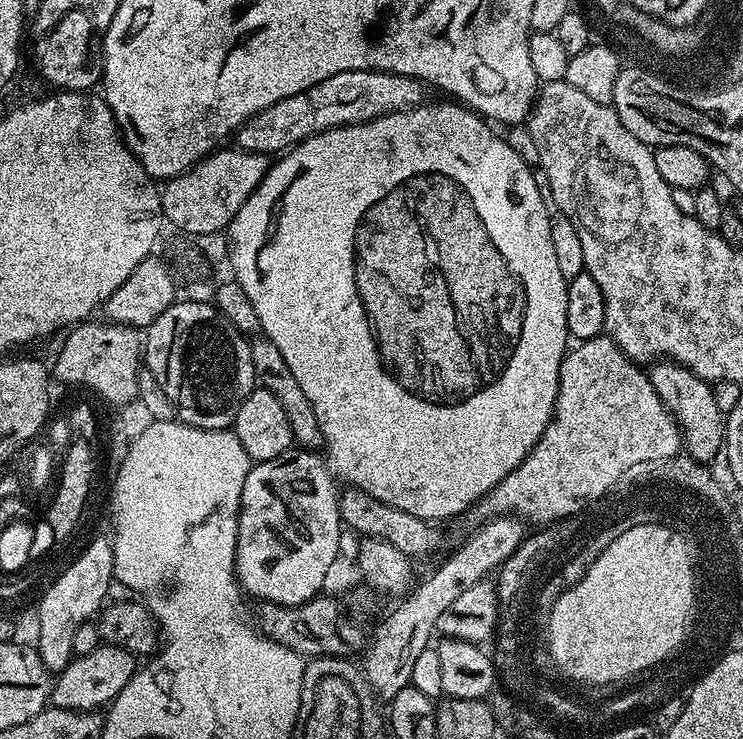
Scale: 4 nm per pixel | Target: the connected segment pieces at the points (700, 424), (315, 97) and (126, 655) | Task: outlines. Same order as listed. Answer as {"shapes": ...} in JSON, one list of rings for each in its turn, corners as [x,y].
{"shapes":[[[[659,359],[647,369],[648,381],[654,386],[658,398],[668,407],[680,427],[682,448],[688,456],[699,462],[711,462],[715,456],[721,455],[724,447],[725,413],[718,410],[714,402],[712,384],[698,378],[686,366],[674,360]]],[[[346,70],[318,82],[318,86],[310,86],[310,90],[302,90],[302,94],[290,94],[290,98],[282,98],[282,102],[274,102],[274,106],[250,117],[235,133],[234,140],[245,152],[283,154],[314,134],[347,124],[364,124],[367,120],[423,104],[424,91],[424,81],[415,80],[413,76]]],[[[101,643],[99,648],[90,650],[90,654],[75,657],[66,667],[55,677],[52,686],[51,707],[62,710],[74,710],[75,712],[95,712],[111,705],[116,696],[130,682],[132,675],[136,673],[138,667],[137,657],[124,648],[115,648],[113,644]]]]}

